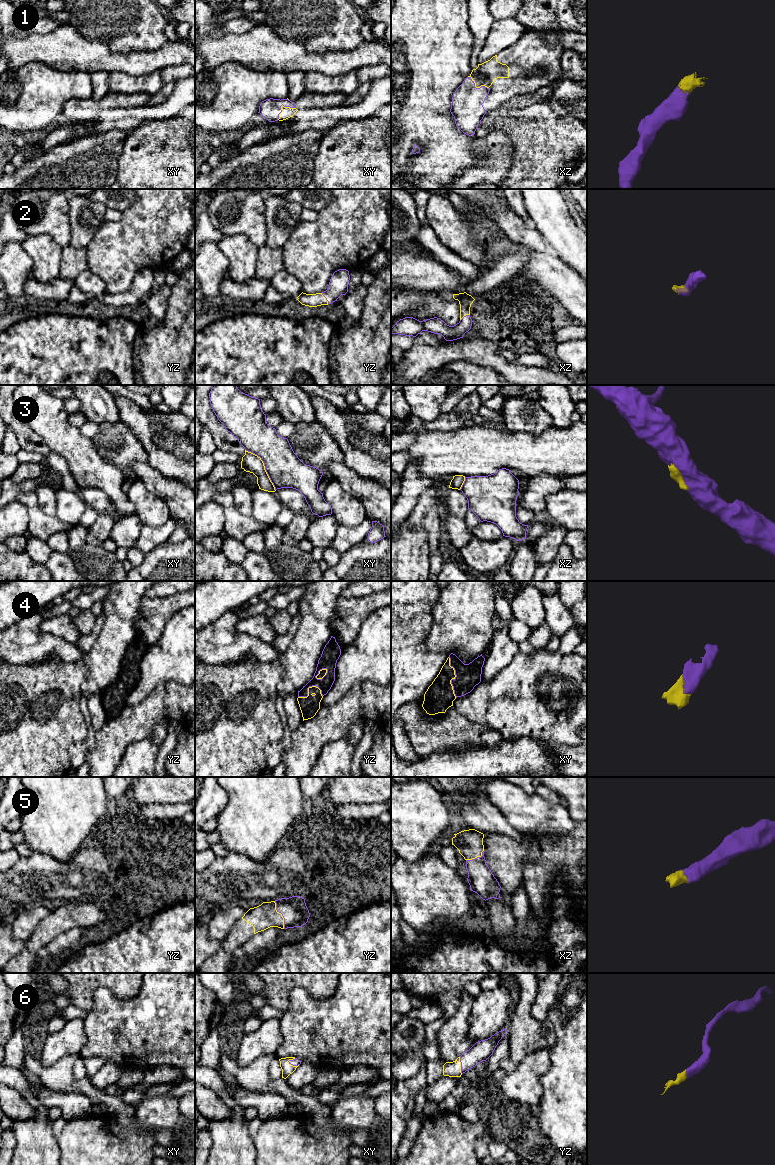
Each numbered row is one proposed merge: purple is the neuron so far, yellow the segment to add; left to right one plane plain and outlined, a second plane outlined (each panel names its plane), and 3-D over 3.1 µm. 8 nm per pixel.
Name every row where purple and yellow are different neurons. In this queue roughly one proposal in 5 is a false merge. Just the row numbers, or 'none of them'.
3

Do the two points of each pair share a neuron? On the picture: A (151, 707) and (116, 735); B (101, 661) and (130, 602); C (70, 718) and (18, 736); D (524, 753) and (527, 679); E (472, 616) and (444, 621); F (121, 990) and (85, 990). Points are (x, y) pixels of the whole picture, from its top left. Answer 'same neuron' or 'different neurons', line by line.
A: same neuron
B: same neuron
C: same neuron
D: different neurons
E: same neuron
F: same neuron

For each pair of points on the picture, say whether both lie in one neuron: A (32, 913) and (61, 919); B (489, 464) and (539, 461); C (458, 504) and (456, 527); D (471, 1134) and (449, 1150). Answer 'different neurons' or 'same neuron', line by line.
A: different neurons
B: same neuron
C: same neuron
D: same neuron

